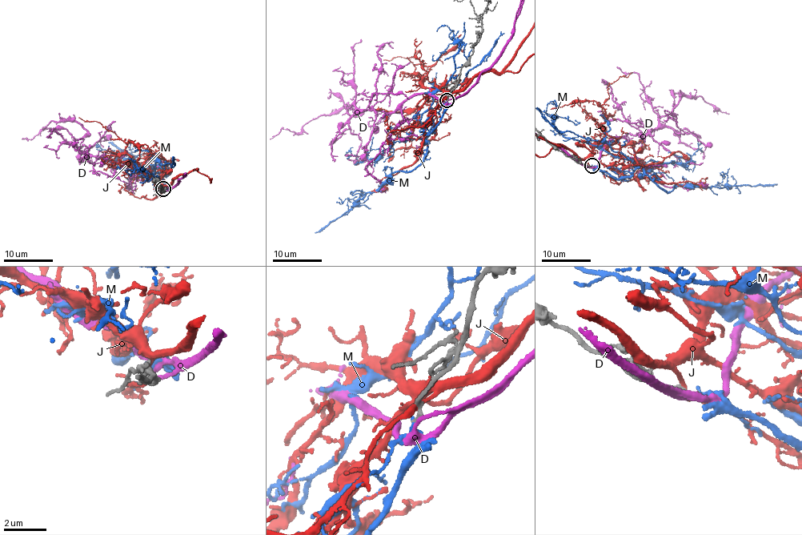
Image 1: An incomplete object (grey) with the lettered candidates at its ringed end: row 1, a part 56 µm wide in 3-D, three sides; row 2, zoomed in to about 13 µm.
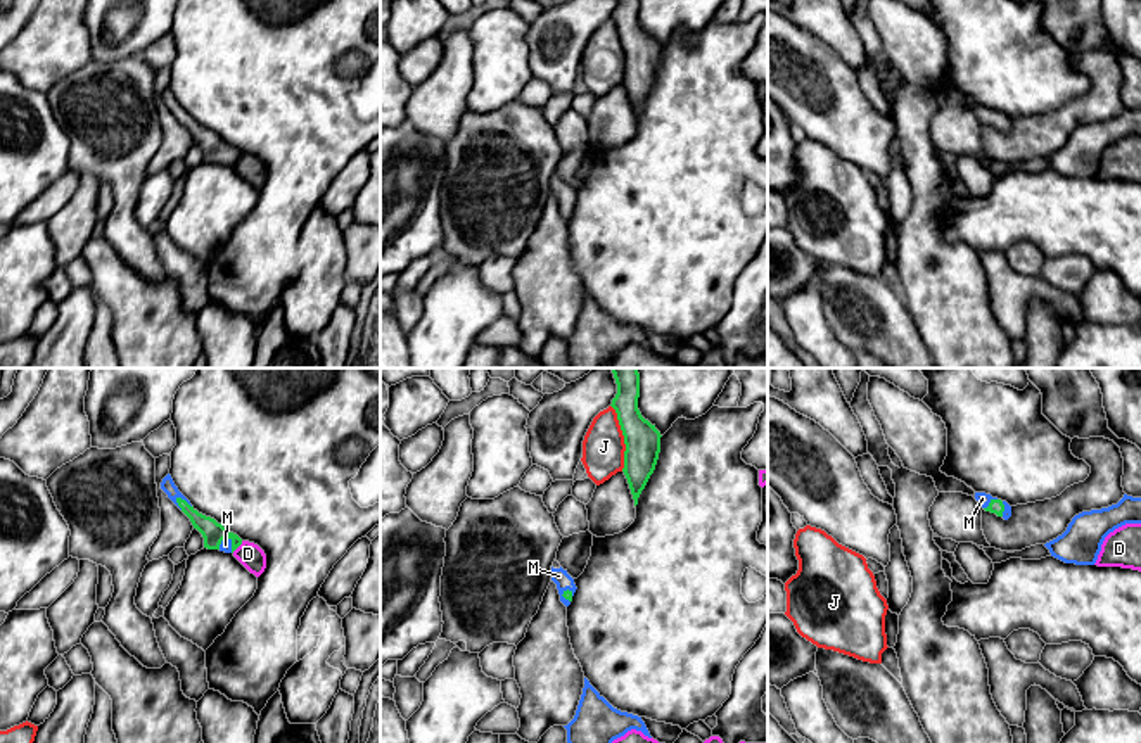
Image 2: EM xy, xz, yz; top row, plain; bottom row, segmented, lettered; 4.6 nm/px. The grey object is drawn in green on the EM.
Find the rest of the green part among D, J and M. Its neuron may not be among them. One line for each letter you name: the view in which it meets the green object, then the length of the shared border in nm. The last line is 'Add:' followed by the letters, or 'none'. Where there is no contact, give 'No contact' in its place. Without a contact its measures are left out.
M: Touches green in xy. Shared border 90 nm
Add: M

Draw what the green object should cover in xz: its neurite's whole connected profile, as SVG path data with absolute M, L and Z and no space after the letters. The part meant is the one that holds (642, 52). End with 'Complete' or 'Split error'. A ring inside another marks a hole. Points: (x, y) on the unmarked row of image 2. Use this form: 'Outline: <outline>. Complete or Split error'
Outline: M617 0L612 21L624 48L624 88L628 92L634 119L655 83L660 66L660 45L645 33L638 22L640 0Z. Complete

